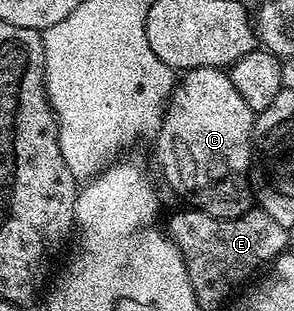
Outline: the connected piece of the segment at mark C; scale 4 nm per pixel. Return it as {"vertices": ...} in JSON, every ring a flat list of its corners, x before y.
{"vertices":[[191,68,184,73,185,76,176,81,173,95,169,98,169,106,165,110,165,117,161,120,161,127,155,133,157,140,157,160,161,163,161,172,165,175,165,180,182,196,185,200,190,200,192,207,199,212,206,212,208,216,218,216,224,220,230,220,236,216,242,216,249,211,254,203,255,197,251,187,251,169,253,166,253,121,255,113,243,102,243,97,239,95,239,90,231,82,228,71,220,68]]}

